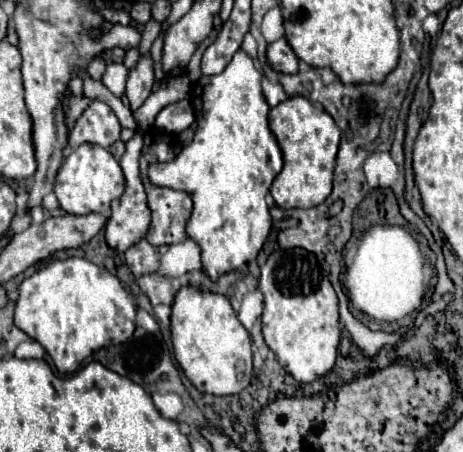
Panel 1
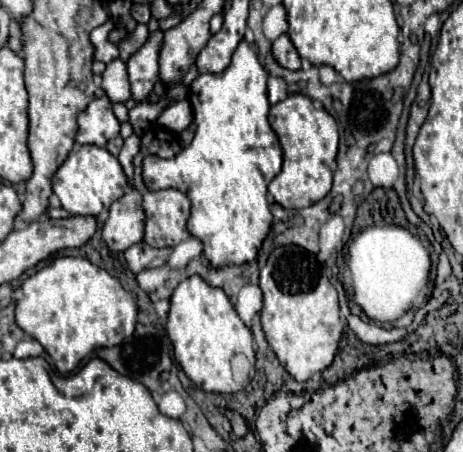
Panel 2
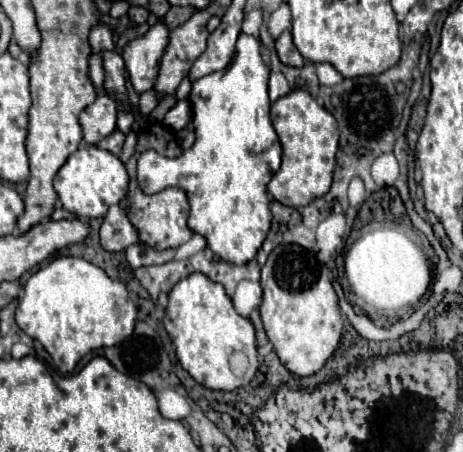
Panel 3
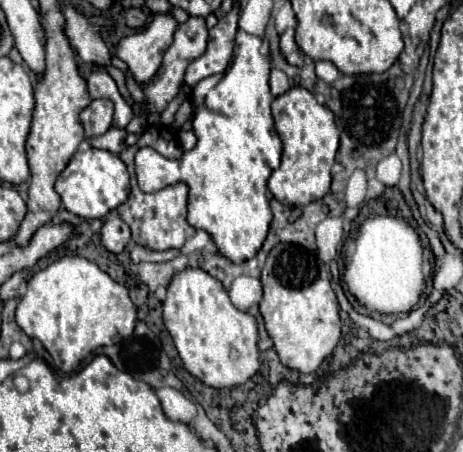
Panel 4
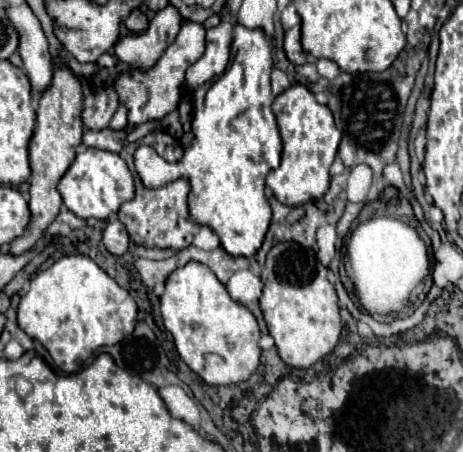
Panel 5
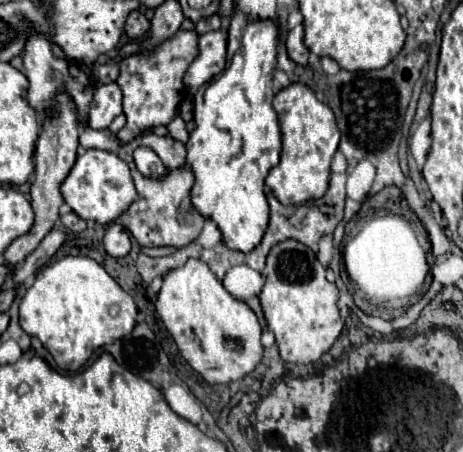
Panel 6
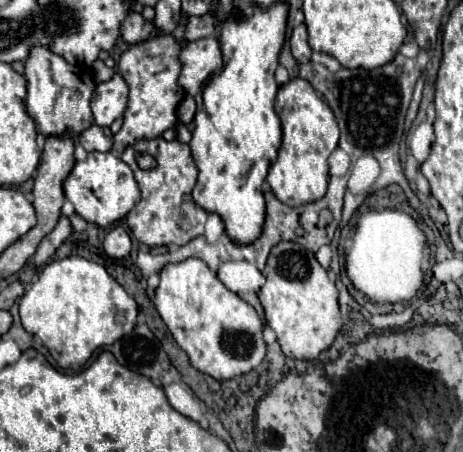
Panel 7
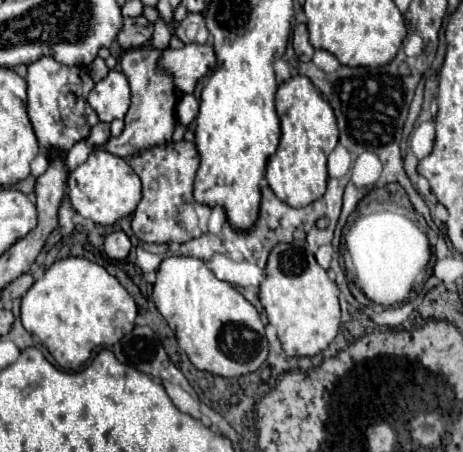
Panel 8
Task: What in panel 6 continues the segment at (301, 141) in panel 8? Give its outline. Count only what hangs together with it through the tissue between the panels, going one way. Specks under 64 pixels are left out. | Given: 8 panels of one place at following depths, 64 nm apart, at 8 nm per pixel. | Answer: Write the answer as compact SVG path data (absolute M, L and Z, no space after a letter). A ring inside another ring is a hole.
M300 82L290 84L275 95L274 110L282 130L282 154L280 164L266 176L266 184L284 206L298 206L322 198L328 190L330 162L341 139L332 110L318 102L314 92Z

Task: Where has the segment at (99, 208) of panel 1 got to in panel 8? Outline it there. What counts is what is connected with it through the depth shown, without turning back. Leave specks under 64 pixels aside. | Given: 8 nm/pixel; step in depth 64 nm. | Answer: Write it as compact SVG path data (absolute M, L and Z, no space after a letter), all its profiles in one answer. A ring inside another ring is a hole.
M94 150L84 164L68 176L68 198L74 210L82 216L92 220L94 224L110 226L120 218L134 212L138 206L142 192L140 192L140 178L128 166L128 162L120 156L110 154L108 150Z

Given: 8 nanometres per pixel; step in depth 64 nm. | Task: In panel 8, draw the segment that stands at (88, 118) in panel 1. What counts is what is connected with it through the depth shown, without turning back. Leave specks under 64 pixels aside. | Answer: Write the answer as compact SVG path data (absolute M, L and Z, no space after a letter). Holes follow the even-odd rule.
M110 70L110 74L90 92L88 104L96 110L100 122L110 124L116 118L124 118L130 104L130 88L128 80L124 80L124 74Z

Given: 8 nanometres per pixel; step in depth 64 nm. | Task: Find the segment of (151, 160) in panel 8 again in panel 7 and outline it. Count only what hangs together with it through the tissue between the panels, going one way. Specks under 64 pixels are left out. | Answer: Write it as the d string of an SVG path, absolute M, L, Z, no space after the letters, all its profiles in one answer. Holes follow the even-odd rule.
M164 138L138 140L134 146L128 146L120 154L120 158L132 168L134 178L142 192L142 200L126 216L126 224L138 242L146 246L170 246L170 244L184 246L196 236L204 234L204 222L208 214L200 210L190 196L196 184L198 170L190 156L188 144L182 144L178 140L168 142ZM138 154L152 154L158 160L158 166L154 170L140 170L136 164Z

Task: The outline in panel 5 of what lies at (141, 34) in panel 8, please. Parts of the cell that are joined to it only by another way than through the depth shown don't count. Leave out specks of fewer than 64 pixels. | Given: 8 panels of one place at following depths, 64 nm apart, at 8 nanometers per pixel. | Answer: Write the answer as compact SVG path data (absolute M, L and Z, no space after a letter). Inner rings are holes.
M132 10L130 14L128 14L128 18L124 20L124 24L126 24L126 28L130 30L130 32L144 32L146 28L148 28L148 20L146 20L146 16L140 12L140 10Z

